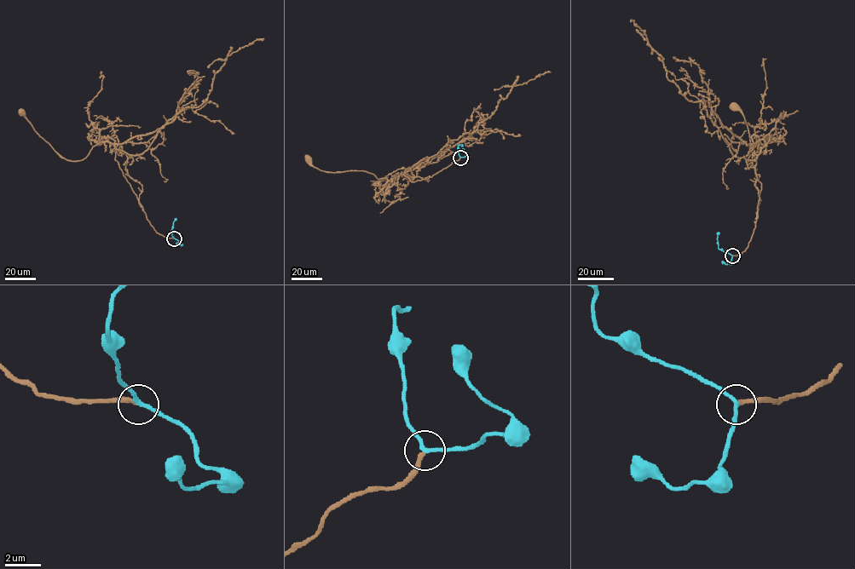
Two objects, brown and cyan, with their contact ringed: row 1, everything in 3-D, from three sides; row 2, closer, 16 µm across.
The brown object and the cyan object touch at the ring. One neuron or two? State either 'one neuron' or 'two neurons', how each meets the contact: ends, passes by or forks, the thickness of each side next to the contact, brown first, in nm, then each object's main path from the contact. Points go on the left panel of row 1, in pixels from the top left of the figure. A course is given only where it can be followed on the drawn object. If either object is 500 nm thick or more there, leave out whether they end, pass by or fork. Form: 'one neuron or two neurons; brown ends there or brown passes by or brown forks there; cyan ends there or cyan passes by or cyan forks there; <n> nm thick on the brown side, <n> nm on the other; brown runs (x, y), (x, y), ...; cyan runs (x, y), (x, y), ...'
one neuron; brown ends there; cyan passes by; 240 nm thick on the brown side, 190 nm on the other; brown runs (174, 238), (158, 233), (147, 218), (115, 159), (112, 144), (101, 142), (82, 159), (67, 160), (21, 112); cyan runs (174, 238), (171, 232), (176, 218)

